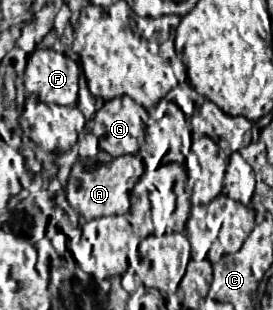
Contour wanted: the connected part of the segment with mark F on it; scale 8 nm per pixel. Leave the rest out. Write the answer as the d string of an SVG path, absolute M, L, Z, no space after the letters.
M35 49L29 55L24 72L24 86L29 94L35 94L39 101L46 104L74 106L78 99L78 82L81 69L78 60L71 60L63 53L51 49Z

